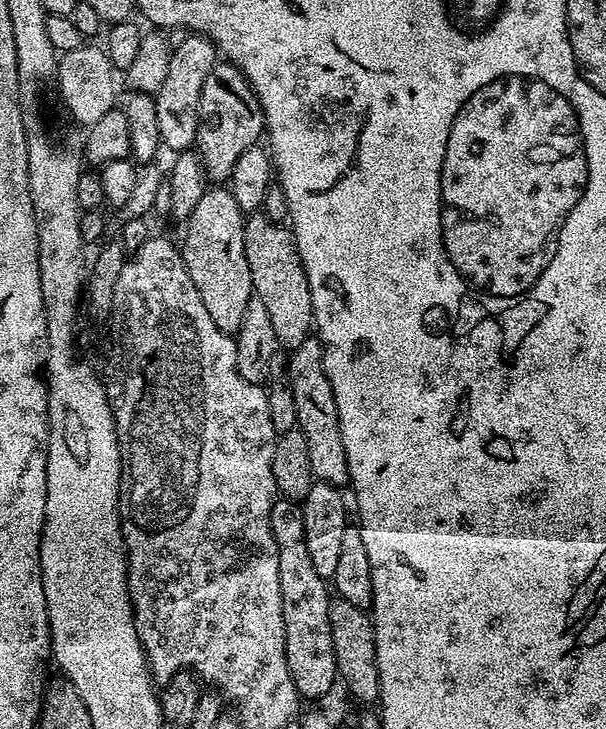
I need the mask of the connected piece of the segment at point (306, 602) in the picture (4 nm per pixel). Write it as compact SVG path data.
M283 498L273 500L270 510L270 530L274 534L274 542L278 546L278 586L282 586L282 614L286 630L286 666L290 666L290 678L294 678L294 686L300 691L301 697L305 701L320 700L338 684L334 642L330 634L330 610L328 609L330 588L320 577L318 570L314 570L310 549L306 546L304 510L297 501Z

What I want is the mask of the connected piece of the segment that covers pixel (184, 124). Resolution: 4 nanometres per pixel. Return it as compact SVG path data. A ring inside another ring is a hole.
M191 34L178 49L172 50L170 67L162 86L154 93L158 110L158 134L160 143L172 154L187 152L195 145L198 130L198 102L202 98L202 86L206 74L218 63L216 45L206 36Z

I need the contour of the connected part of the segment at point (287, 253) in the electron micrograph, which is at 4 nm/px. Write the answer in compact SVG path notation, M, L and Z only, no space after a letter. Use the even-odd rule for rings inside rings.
M252 214L244 221L244 245L246 266L250 266L252 291L255 299L270 310L270 323L274 326L274 338L281 349L291 350L313 331L310 286L306 282L306 270L300 261L292 233L284 224L270 222L263 214Z

